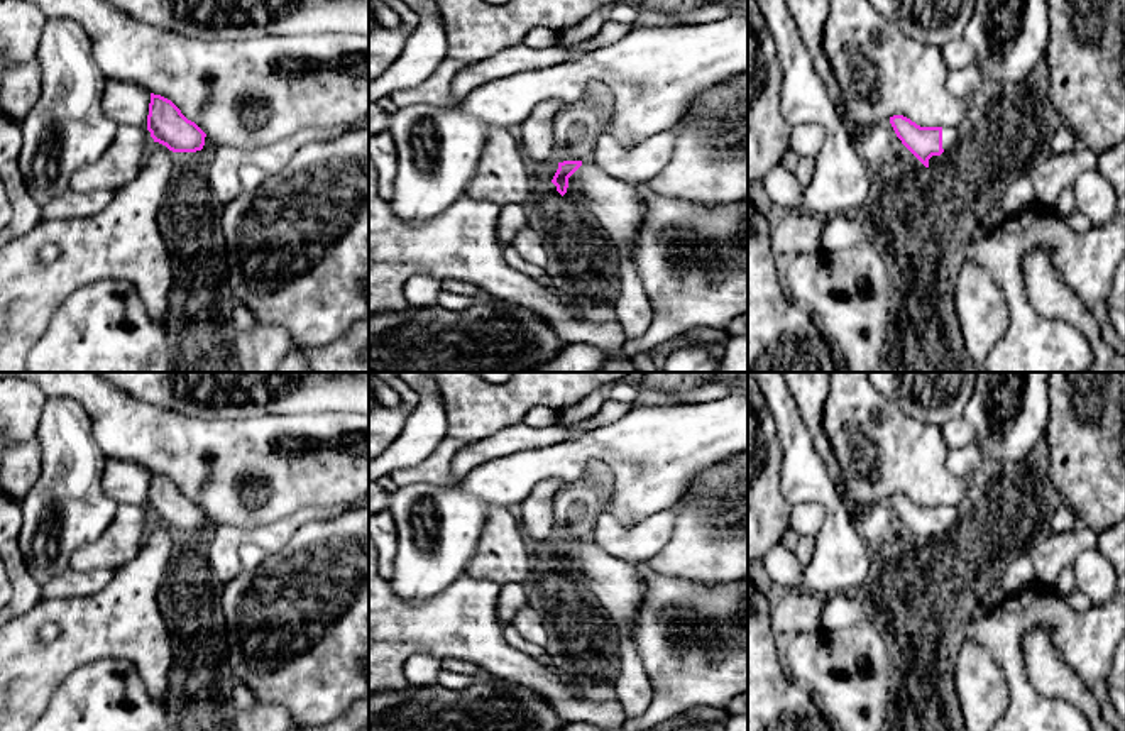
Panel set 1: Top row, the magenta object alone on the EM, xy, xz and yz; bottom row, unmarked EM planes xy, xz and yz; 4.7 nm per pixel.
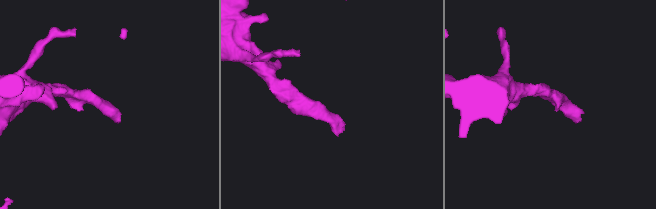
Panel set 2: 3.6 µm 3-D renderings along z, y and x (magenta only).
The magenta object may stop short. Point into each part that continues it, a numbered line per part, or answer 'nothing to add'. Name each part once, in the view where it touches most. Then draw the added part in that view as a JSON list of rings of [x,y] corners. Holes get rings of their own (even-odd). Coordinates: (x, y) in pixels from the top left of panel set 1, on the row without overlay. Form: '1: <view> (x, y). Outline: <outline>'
1: yz (949, 515). Outline: [[[942,506],[944,531],[941,535],[932,535],[929,538],[929,547],[942,545],[944,541],[949,541],[956,535],[958,519],[959,519],[959,509],[951,506]]]

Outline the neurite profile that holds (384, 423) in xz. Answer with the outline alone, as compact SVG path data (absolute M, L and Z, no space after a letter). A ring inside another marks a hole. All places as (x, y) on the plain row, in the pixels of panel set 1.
M370 372L392 387L401 404L396 408L369 406L369 462L379 457L403 431L408 415L420 401L418 393L401 381L396 372Z

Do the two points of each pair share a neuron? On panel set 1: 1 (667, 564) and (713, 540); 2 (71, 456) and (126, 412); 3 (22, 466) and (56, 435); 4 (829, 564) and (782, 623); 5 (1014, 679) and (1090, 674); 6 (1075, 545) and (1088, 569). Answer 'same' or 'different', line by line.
1: same
2: different
3: different
4: different
5: same
6: different

